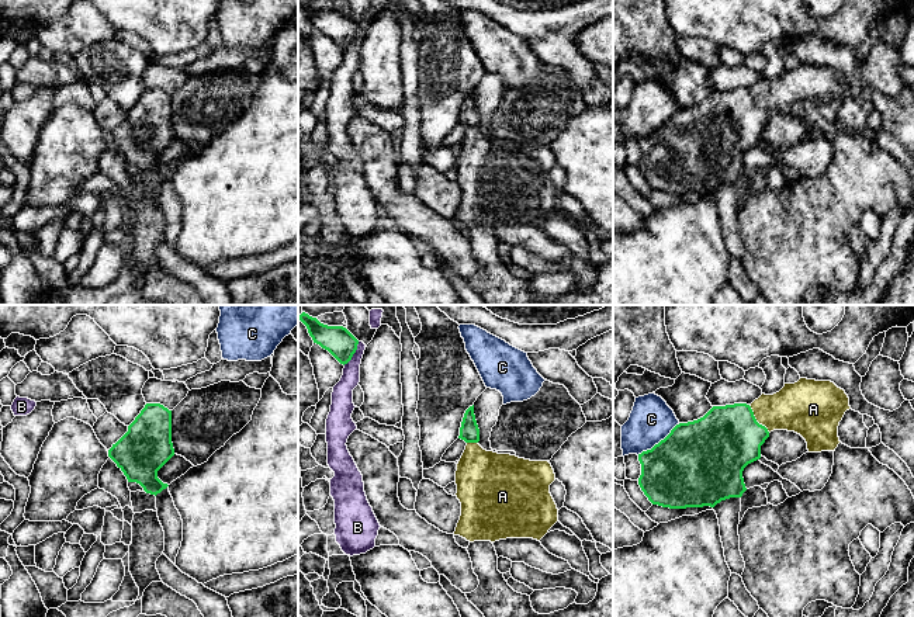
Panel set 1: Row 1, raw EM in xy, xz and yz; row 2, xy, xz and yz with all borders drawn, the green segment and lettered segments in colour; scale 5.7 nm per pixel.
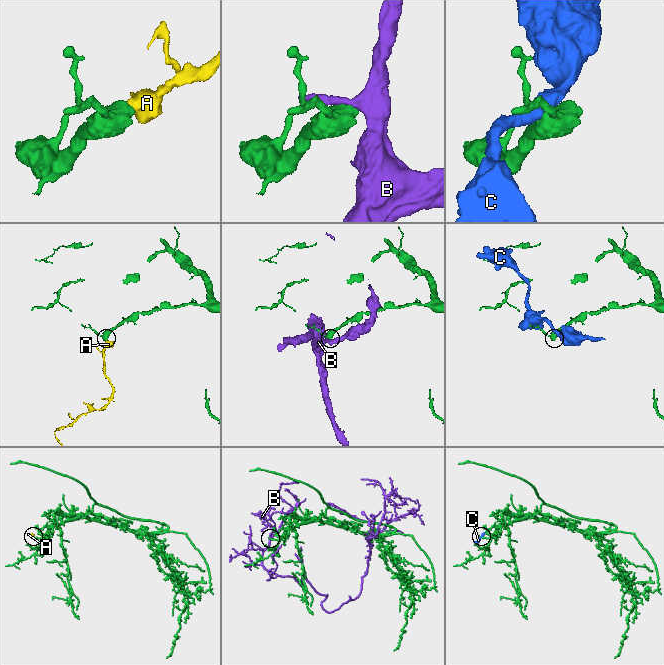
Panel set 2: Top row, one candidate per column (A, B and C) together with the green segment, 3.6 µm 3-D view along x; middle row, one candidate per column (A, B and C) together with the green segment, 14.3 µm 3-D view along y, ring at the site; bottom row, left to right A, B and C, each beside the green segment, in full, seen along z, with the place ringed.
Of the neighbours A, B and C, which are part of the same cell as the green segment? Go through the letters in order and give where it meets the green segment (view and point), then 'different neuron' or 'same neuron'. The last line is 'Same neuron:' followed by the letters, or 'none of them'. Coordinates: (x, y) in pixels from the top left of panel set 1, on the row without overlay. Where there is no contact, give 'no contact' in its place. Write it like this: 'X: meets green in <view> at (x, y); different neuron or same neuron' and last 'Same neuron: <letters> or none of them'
A: meets green in yz at (755, 104); same neuron
B: meets green in xz at (353, 38); different neuron
C: meets green in yz at (660, 127); different neuron
Same neuron: A

